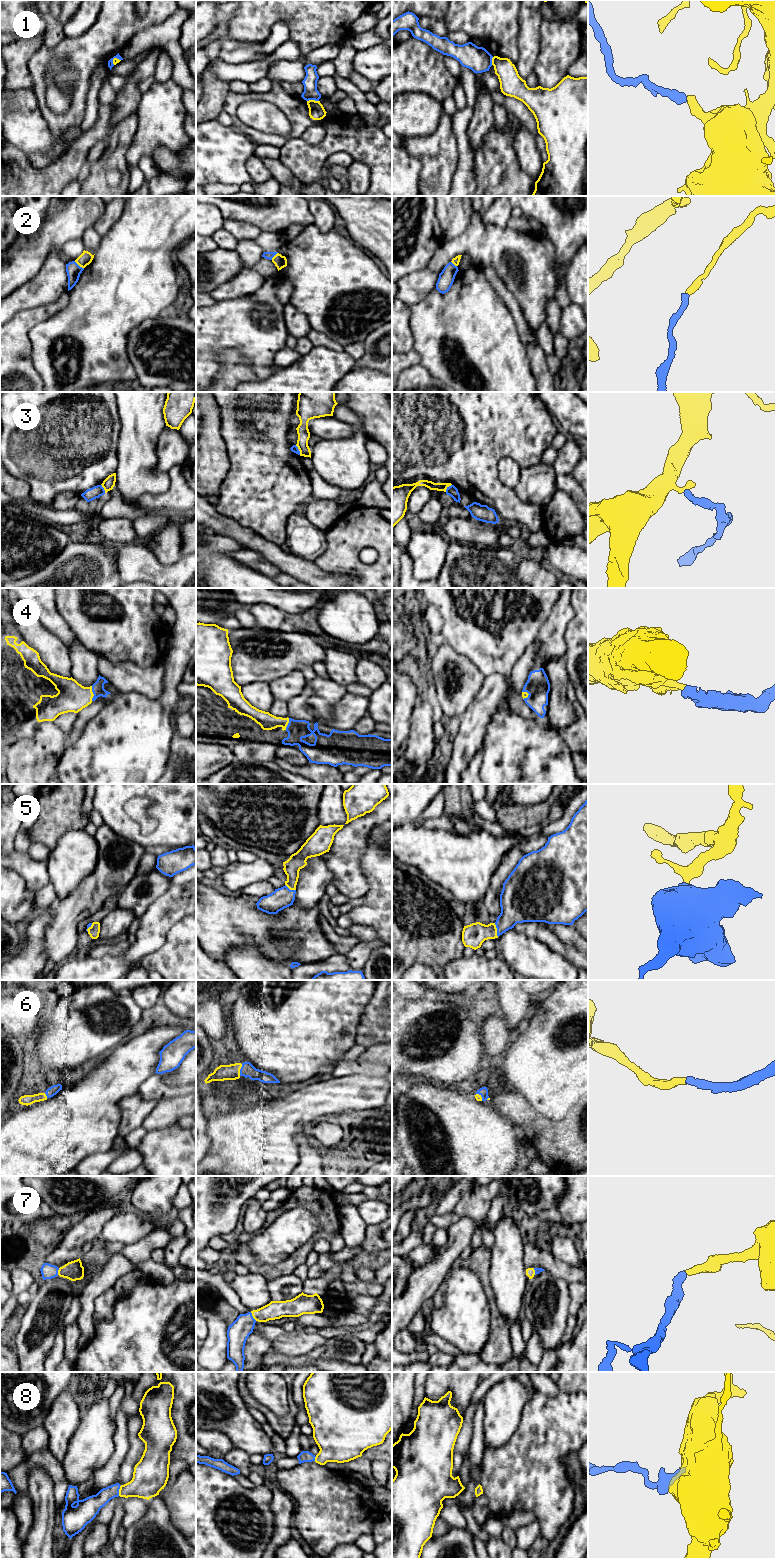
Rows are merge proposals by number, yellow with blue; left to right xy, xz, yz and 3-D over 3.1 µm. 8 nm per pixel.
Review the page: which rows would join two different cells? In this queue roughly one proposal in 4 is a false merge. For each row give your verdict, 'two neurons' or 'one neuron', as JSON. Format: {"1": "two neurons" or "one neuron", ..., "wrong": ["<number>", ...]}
{"1": "two neurons", "2": "two neurons", "3": "two neurons", "4": "one neuron", "5": "one neuron", "6": "one neuron", "7": "one neuron", "8": "one neuron", "wrong": ["1", "2", "3"]}

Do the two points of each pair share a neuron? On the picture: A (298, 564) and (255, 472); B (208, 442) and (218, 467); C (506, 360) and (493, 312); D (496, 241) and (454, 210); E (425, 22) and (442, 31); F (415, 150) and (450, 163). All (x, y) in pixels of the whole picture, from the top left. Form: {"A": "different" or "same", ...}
{"A": "different", "B": "same", "C": "same", "D": "different", "E": "same", "F": "same"}

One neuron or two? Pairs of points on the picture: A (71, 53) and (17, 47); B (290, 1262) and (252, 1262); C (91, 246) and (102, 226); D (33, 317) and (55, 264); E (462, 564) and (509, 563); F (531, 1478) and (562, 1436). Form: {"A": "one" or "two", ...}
{"A": "two", "B": "one", "C": "two", "D": "two", "E": "one", "F": "one"}

